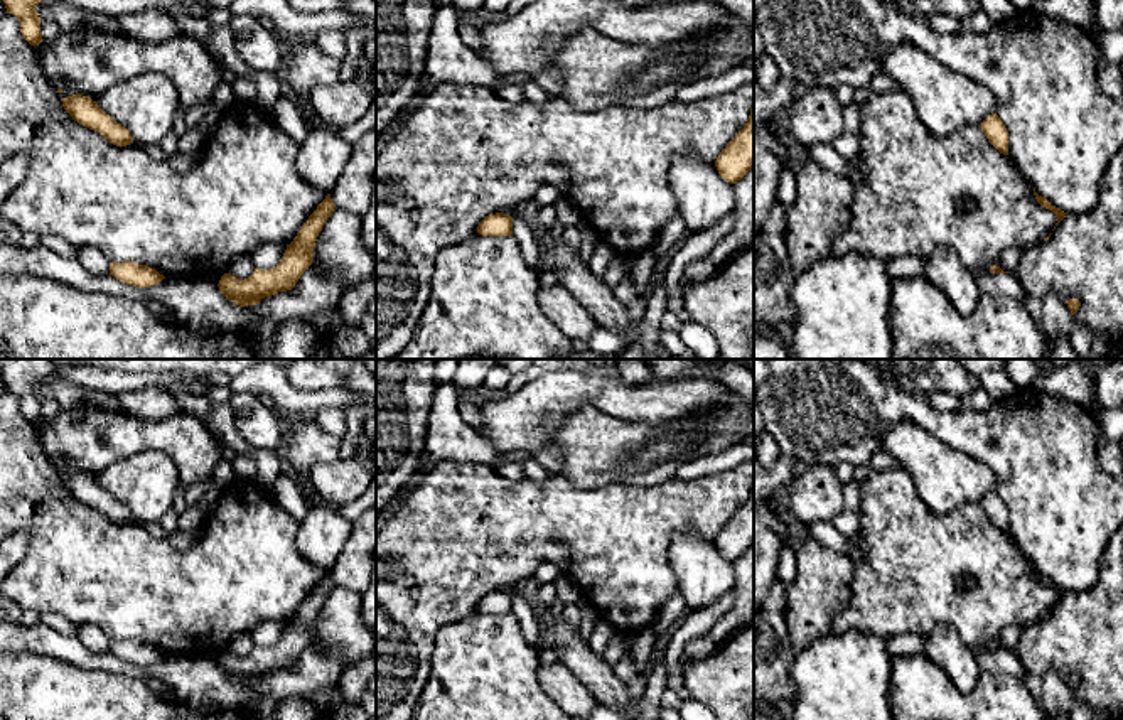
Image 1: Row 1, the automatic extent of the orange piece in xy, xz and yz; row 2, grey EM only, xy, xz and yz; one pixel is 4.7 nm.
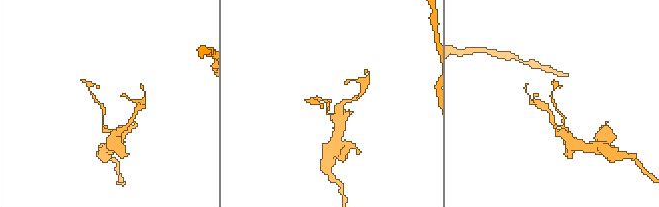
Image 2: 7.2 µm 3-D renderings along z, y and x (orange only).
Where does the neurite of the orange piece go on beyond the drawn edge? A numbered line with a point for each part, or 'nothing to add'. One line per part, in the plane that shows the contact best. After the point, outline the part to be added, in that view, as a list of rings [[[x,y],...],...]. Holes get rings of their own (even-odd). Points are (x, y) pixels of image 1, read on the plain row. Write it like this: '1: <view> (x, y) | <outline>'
nothing to add

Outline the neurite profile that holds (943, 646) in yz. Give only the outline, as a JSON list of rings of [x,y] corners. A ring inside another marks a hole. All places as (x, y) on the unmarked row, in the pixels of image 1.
[[[939,622],[924,639],[922,653],[936,663],[961,693],[976,688],[981,669],[971,646],[966,646],[953,624]]]

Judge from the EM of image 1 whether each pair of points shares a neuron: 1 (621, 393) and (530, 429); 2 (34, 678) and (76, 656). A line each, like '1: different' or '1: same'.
1: same
2: different

